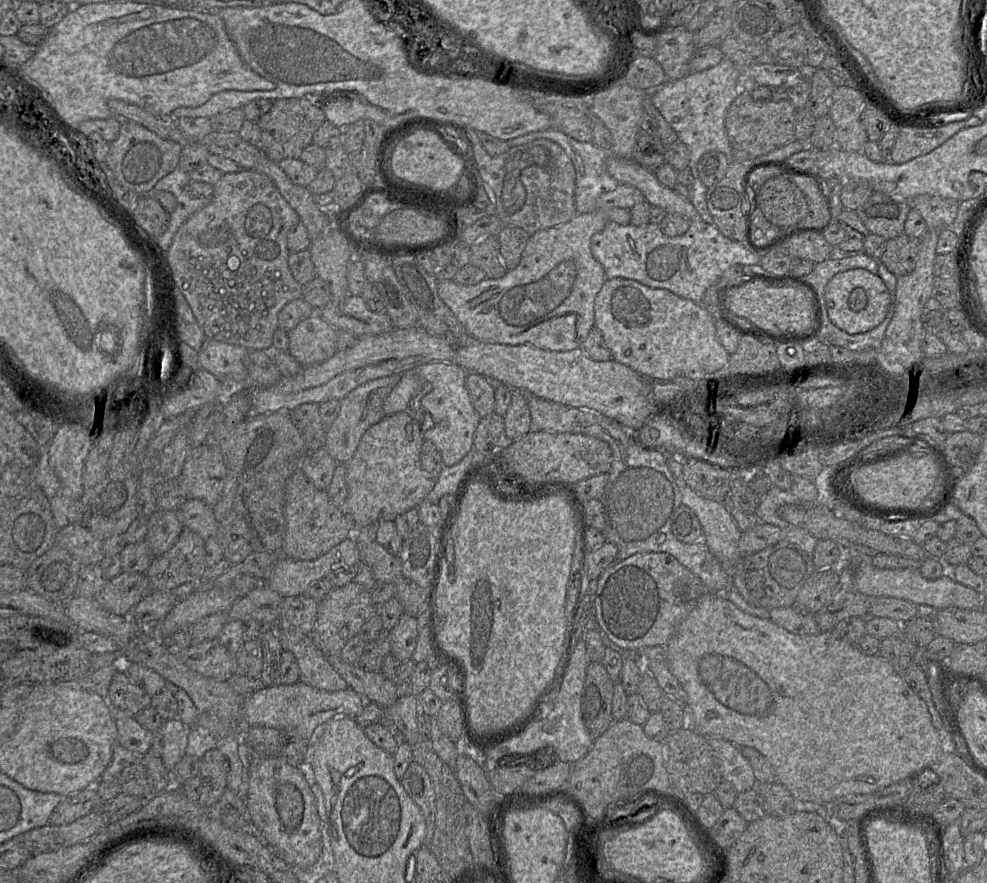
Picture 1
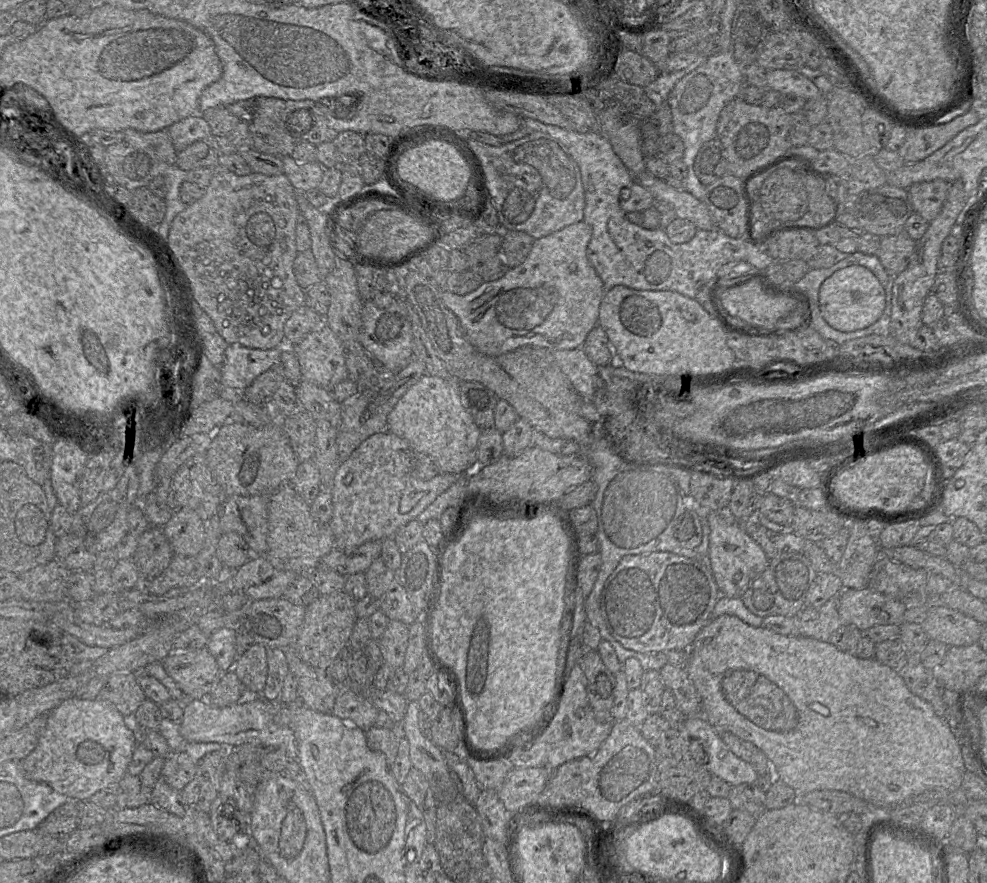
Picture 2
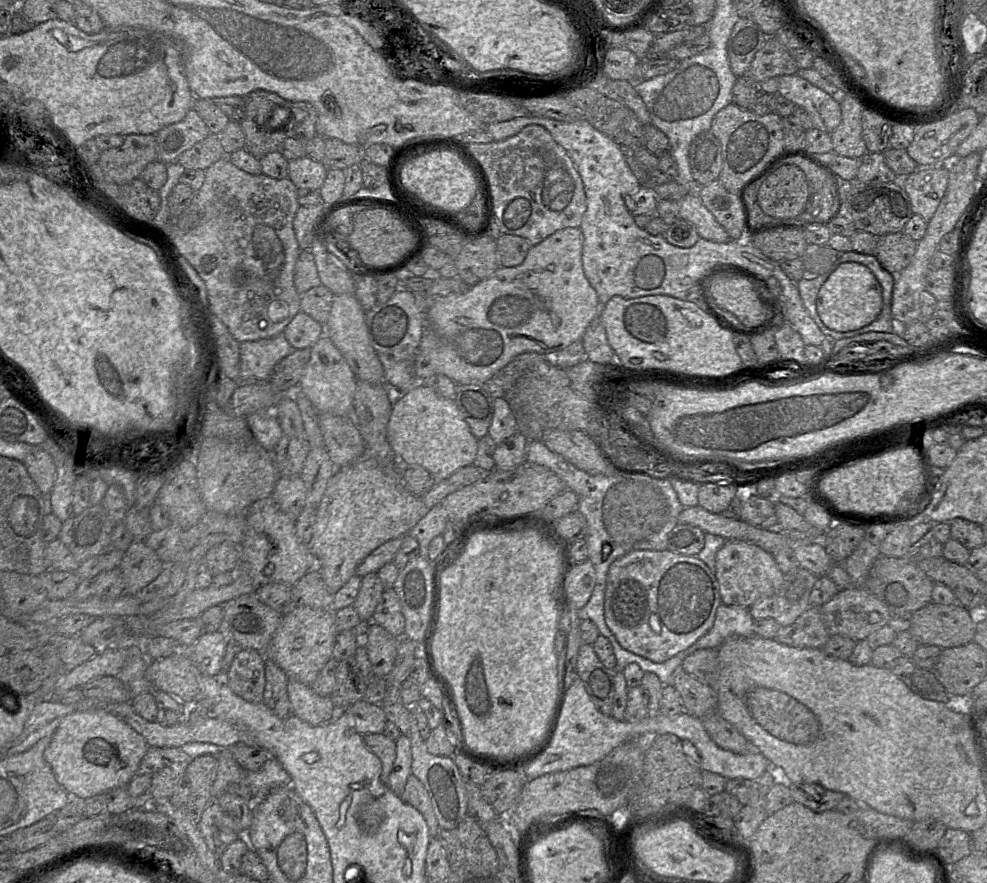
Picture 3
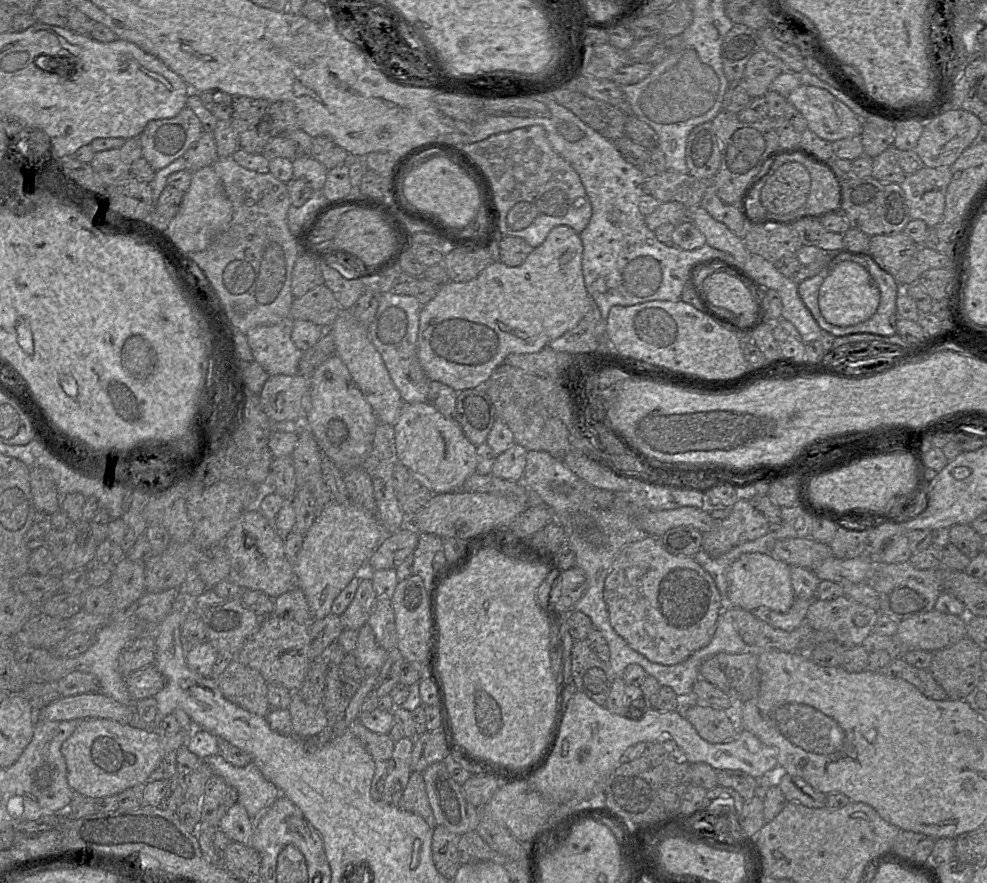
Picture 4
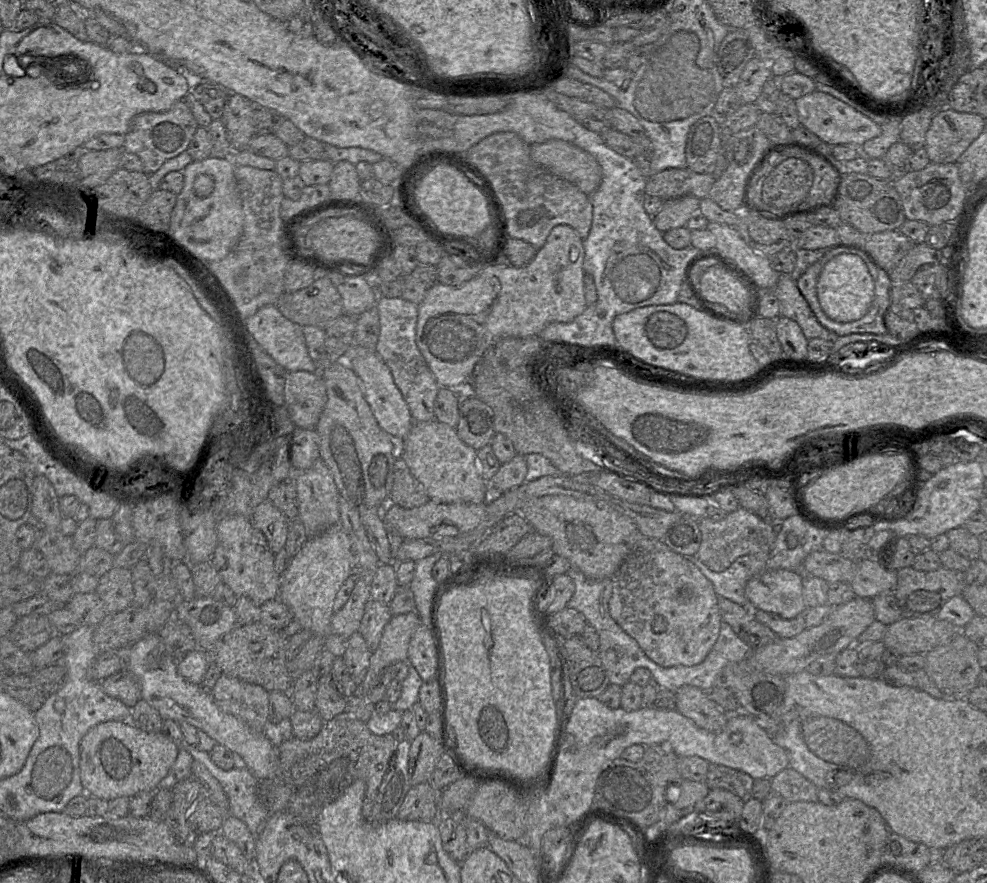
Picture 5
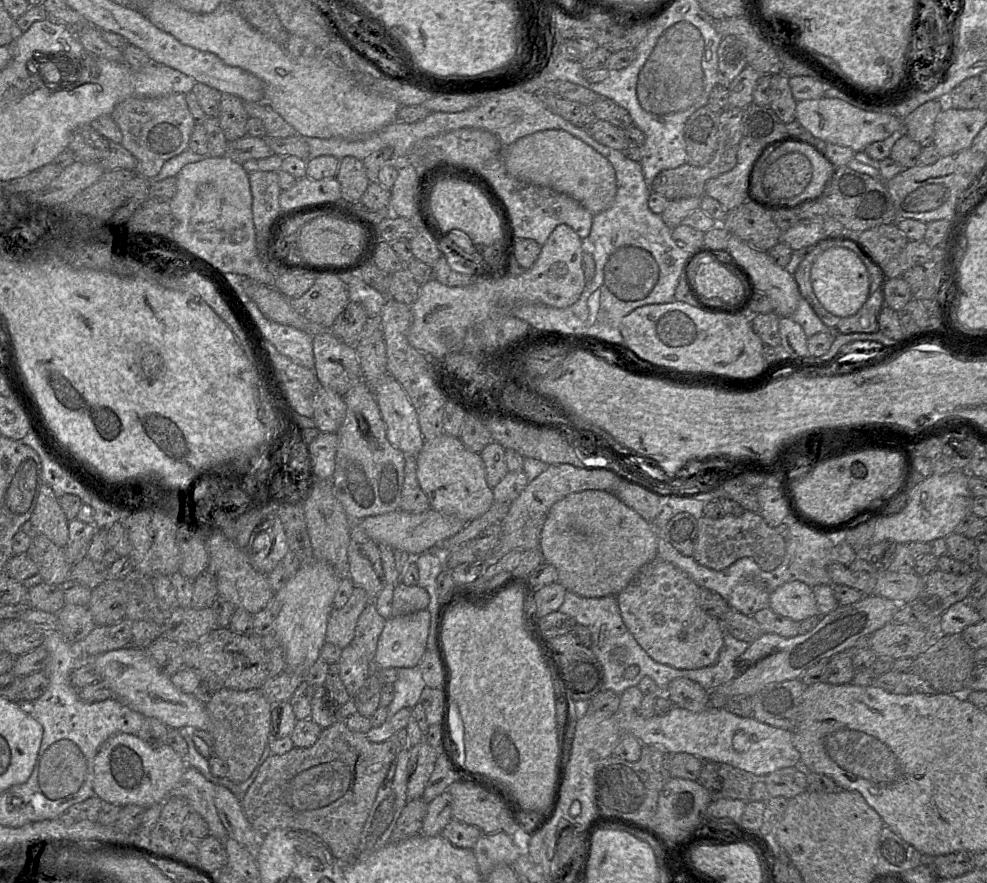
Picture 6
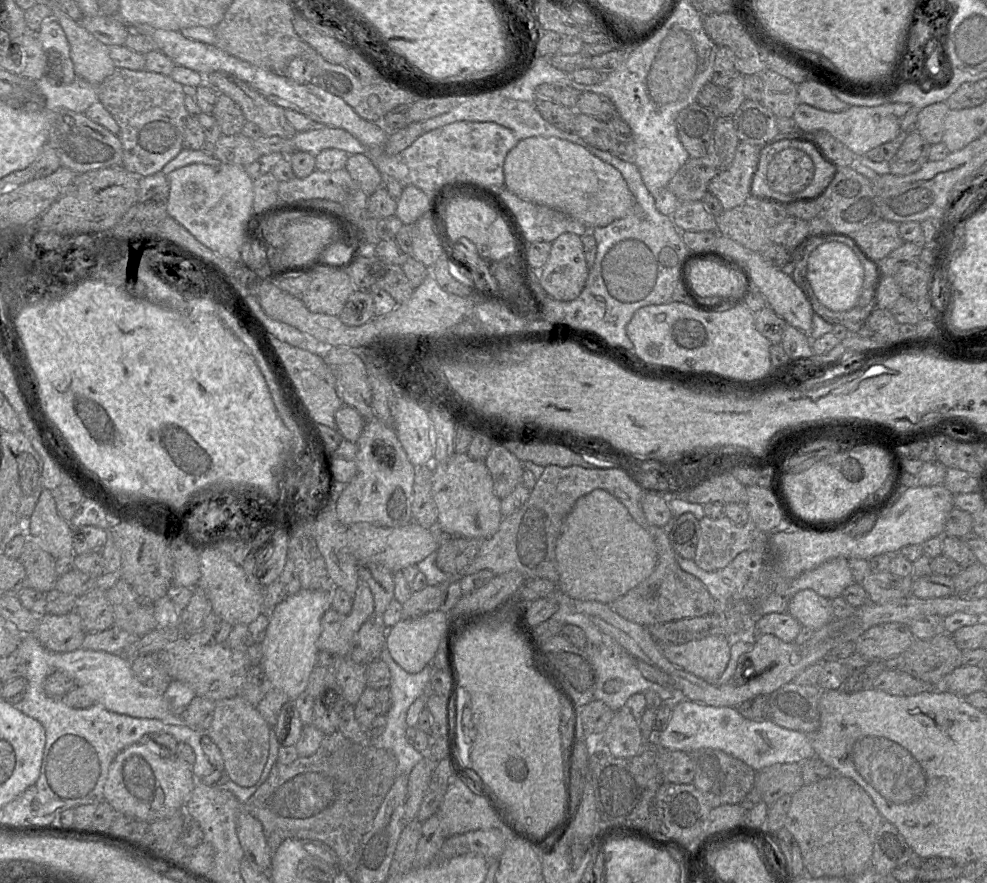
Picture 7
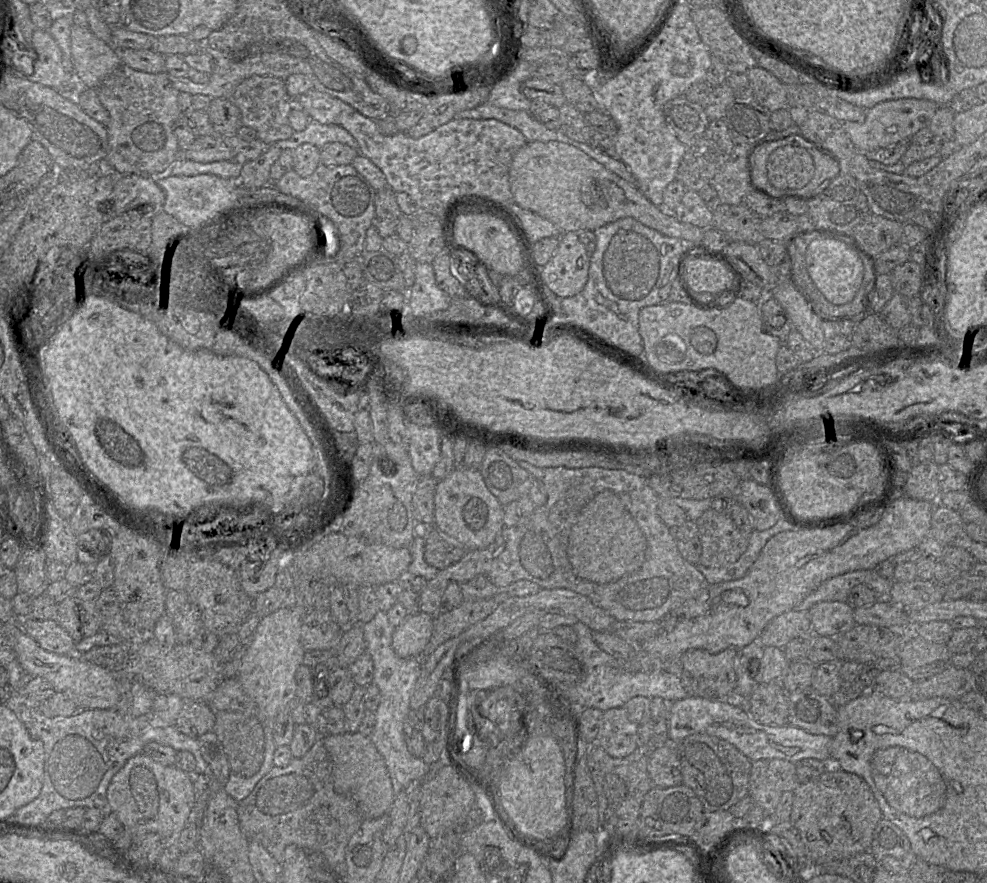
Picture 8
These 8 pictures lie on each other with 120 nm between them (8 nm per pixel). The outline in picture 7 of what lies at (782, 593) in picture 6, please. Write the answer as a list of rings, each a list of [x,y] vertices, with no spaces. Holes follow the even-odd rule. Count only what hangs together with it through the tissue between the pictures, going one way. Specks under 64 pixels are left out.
[[[812,589],[800,590],[790,599],[787,612],[802,626],[817,630],[835,619],[831,599]]]

